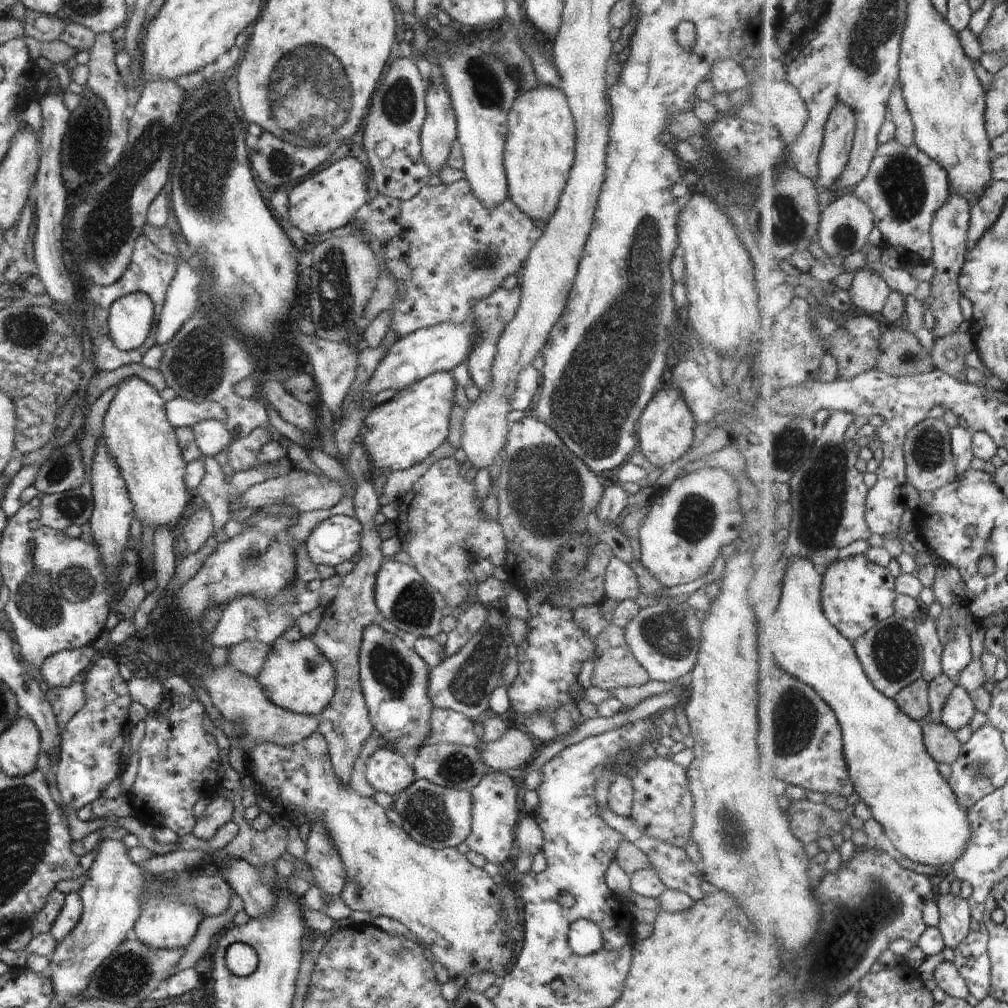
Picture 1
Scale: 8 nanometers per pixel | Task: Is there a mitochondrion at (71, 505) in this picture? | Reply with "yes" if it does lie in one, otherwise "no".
yes

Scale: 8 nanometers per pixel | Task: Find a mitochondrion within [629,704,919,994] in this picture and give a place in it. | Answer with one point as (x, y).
(873, 906)

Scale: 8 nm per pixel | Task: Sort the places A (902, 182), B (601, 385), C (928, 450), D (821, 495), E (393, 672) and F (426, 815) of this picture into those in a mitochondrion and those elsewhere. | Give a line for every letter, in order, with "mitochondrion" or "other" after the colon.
A: mitochondrion
B: mitochondrion
C: mitochondrion
D: mitochondrion
E: mitochondrion
F: mitochondrion

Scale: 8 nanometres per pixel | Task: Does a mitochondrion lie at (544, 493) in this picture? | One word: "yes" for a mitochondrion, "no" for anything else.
yes

